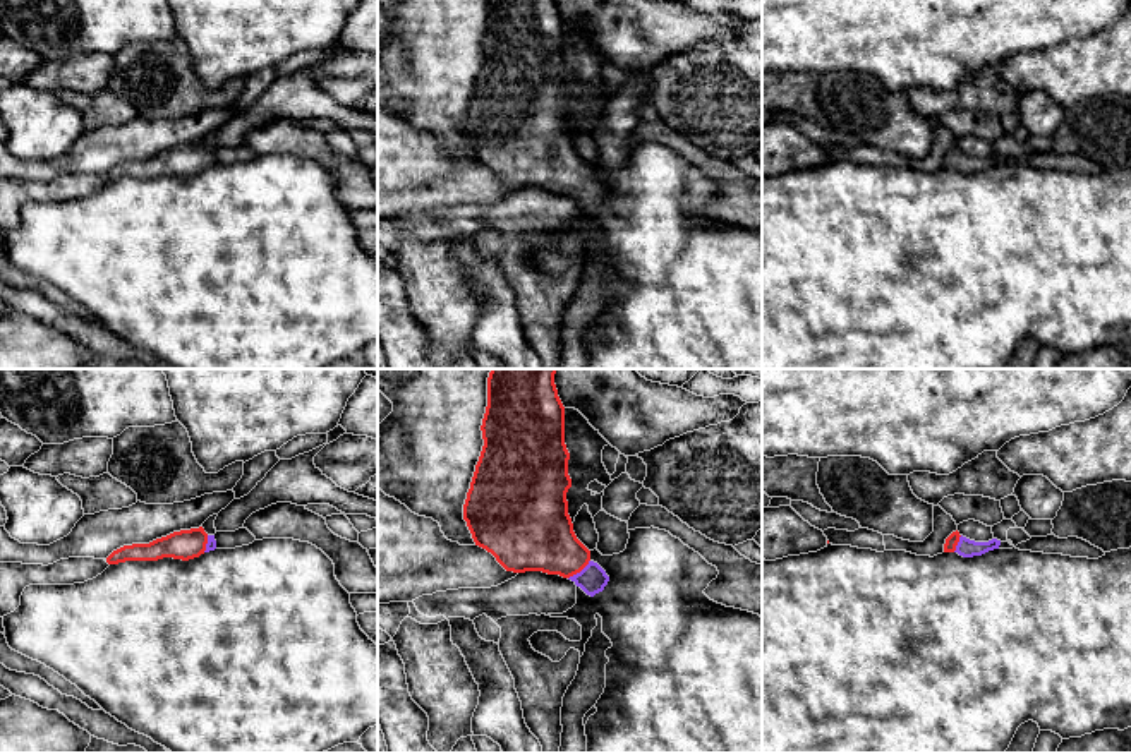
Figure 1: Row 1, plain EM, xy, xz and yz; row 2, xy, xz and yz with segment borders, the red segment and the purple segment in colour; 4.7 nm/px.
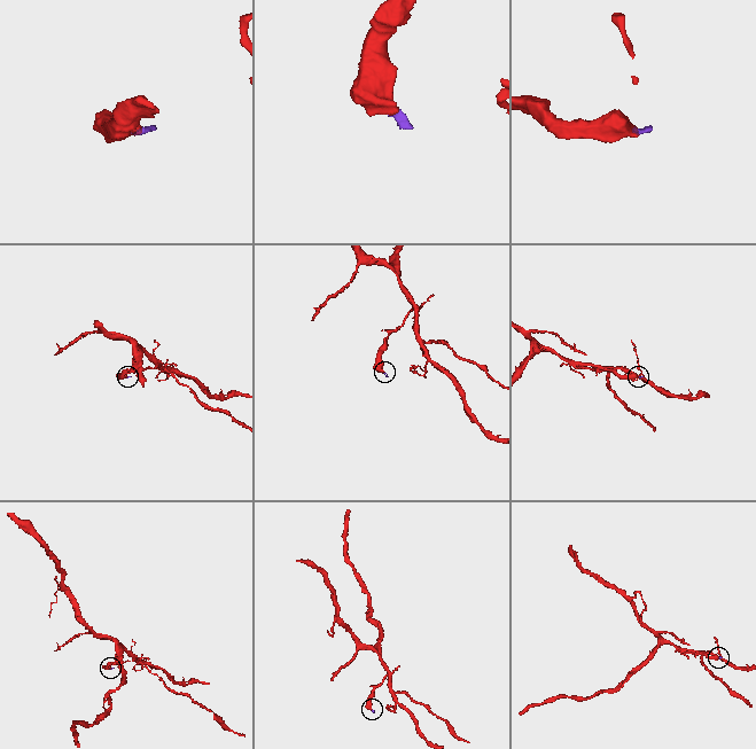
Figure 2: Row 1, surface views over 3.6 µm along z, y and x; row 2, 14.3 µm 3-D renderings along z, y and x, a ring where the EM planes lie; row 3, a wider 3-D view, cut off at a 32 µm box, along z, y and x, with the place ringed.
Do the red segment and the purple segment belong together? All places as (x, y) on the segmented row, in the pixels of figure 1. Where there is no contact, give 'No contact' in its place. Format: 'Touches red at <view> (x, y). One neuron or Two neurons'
Touches red at xz (579, 572). One neuron

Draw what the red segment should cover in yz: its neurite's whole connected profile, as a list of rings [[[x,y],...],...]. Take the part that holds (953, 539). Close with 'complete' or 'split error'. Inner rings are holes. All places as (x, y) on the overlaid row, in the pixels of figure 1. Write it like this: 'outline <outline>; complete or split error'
outline [[[958,530],[953,532],[944,544],[944,552],[958,552],[963,557],[973,557],[982,556],[994,549],[1013,549],[1009,542],[1001,542],[997,539],[992,539],[989,542],[975,542],[966,537],[963,537]]]; split error

